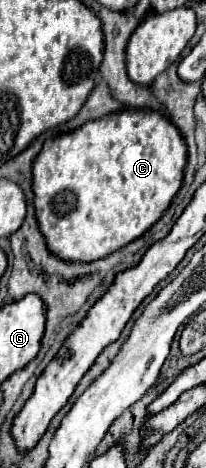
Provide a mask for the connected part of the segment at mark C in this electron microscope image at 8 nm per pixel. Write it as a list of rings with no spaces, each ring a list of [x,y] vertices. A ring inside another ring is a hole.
[[[122,110],[44,142],[34,160],[34,208],[50,252],[68,262],[94,262],[140,238],[168,210],[182,186],[186,142],[180,130],[160,112]]]

